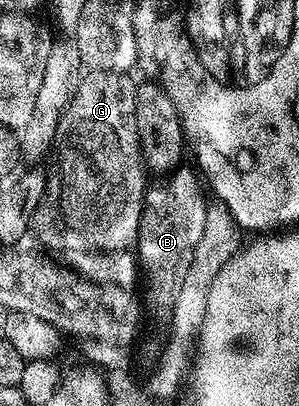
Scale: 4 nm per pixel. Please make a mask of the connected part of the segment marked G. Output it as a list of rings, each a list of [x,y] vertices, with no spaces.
[[[89,71],[83,77],[78,90],[73,94],[72,100],[66,106],[62,118],[56,127],[56,142],[54,145],[54,156],[56,152],[56,169],[48,176],[48,185],[44,188],[44,196],[36,207],[32,216],[31,231],[48,248],[53,248],[56,254],[63,254],[66,249],[82,250],[86,252],[122,252],[129,250],[135,245],[136,239],[140,237],[140,223],[144,217],[144,197],[150,187],[149,173],[146,171],[144,162],[144,151],[140,149],[140,135],[136,125],[136,90],[137,81],[132,81],[131,75],[123,72],[93,72]]]

